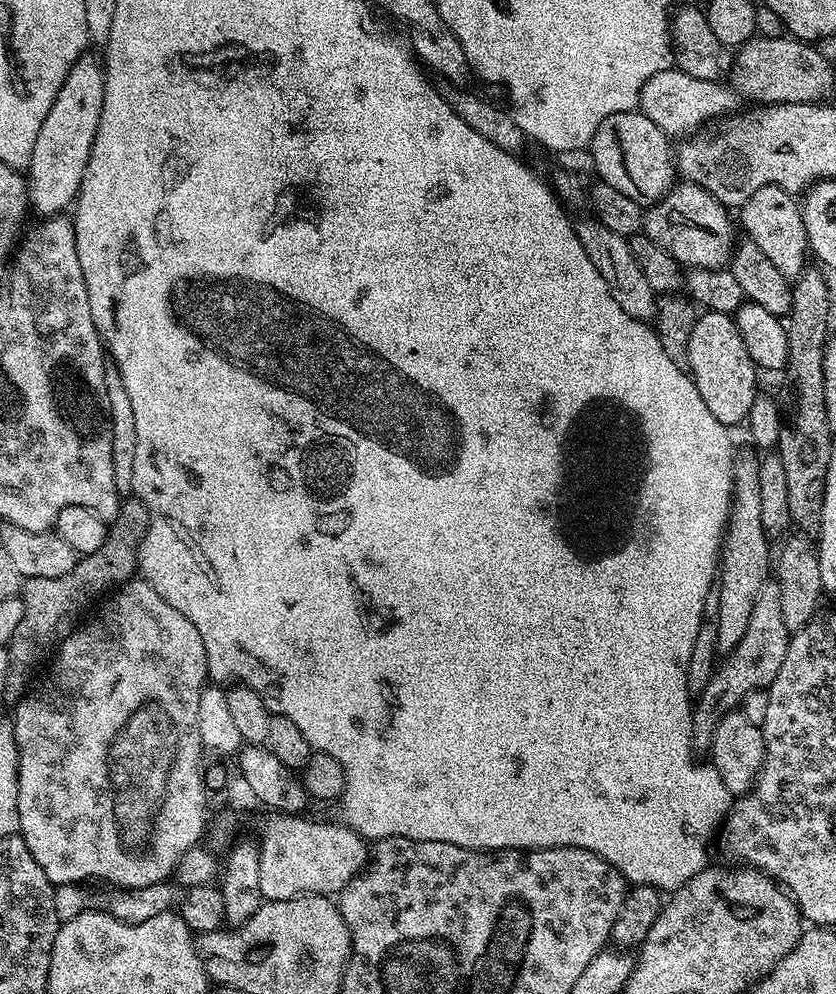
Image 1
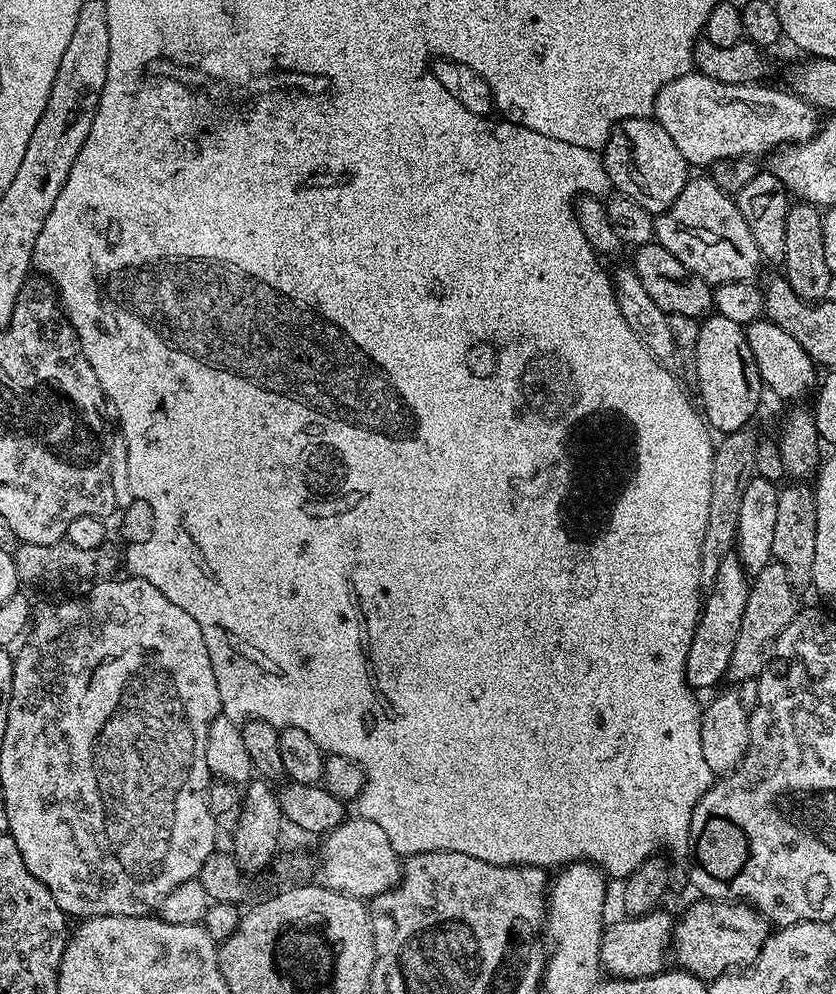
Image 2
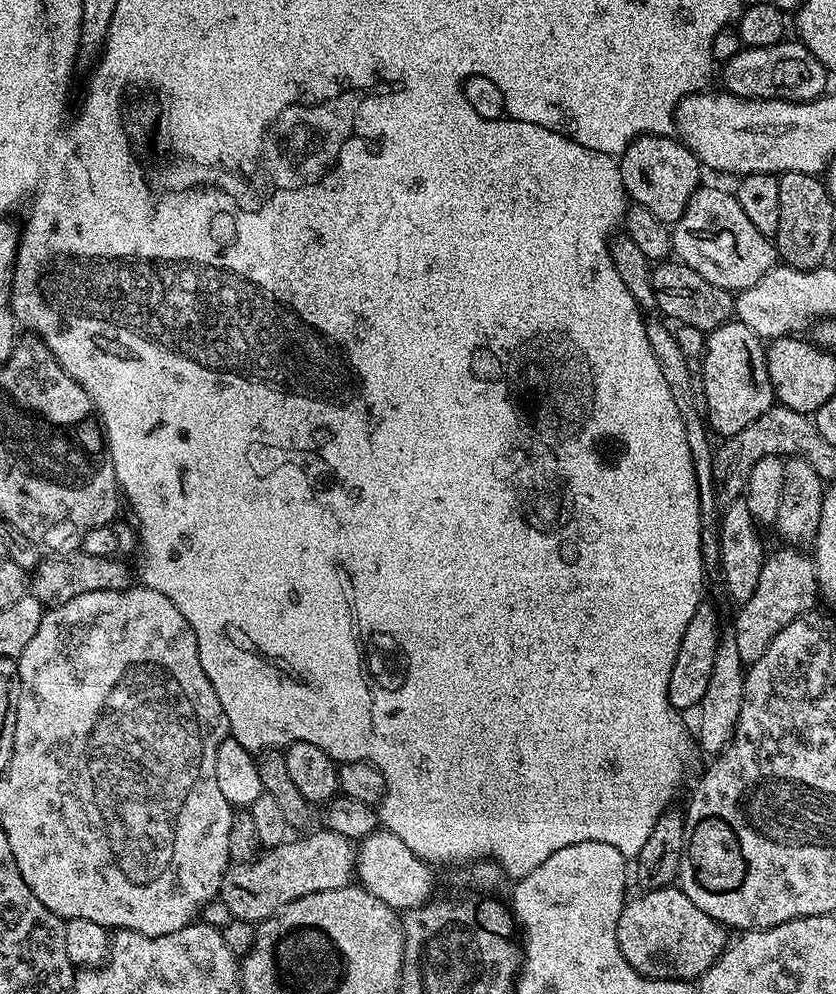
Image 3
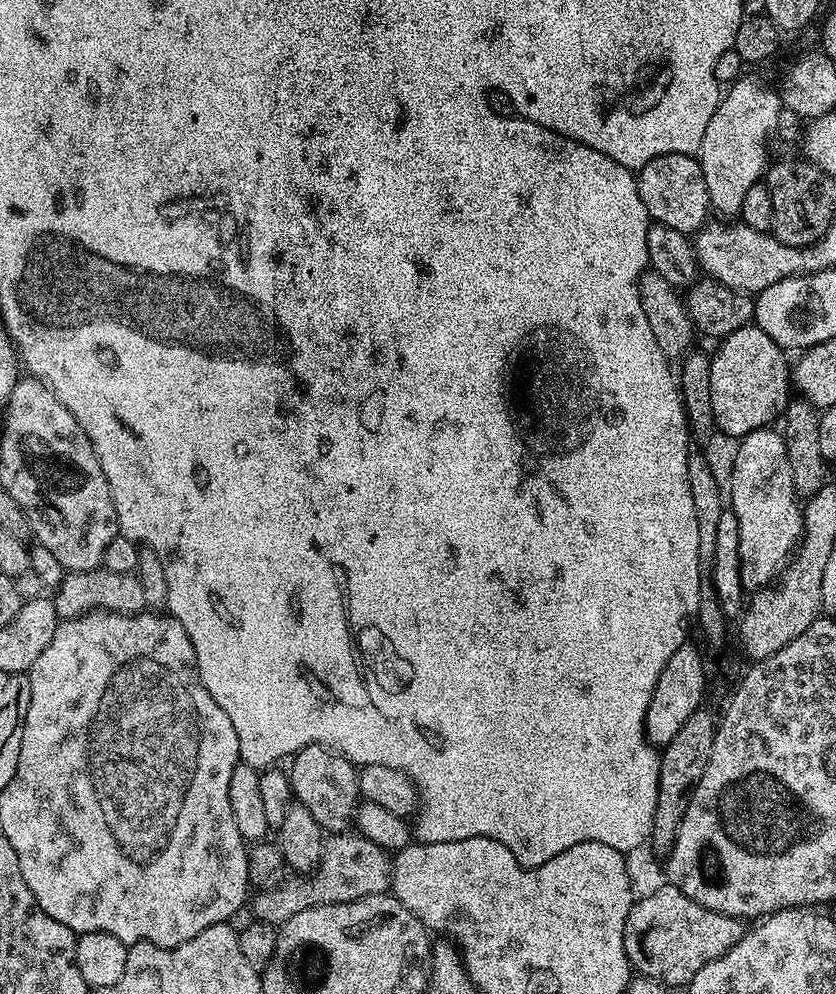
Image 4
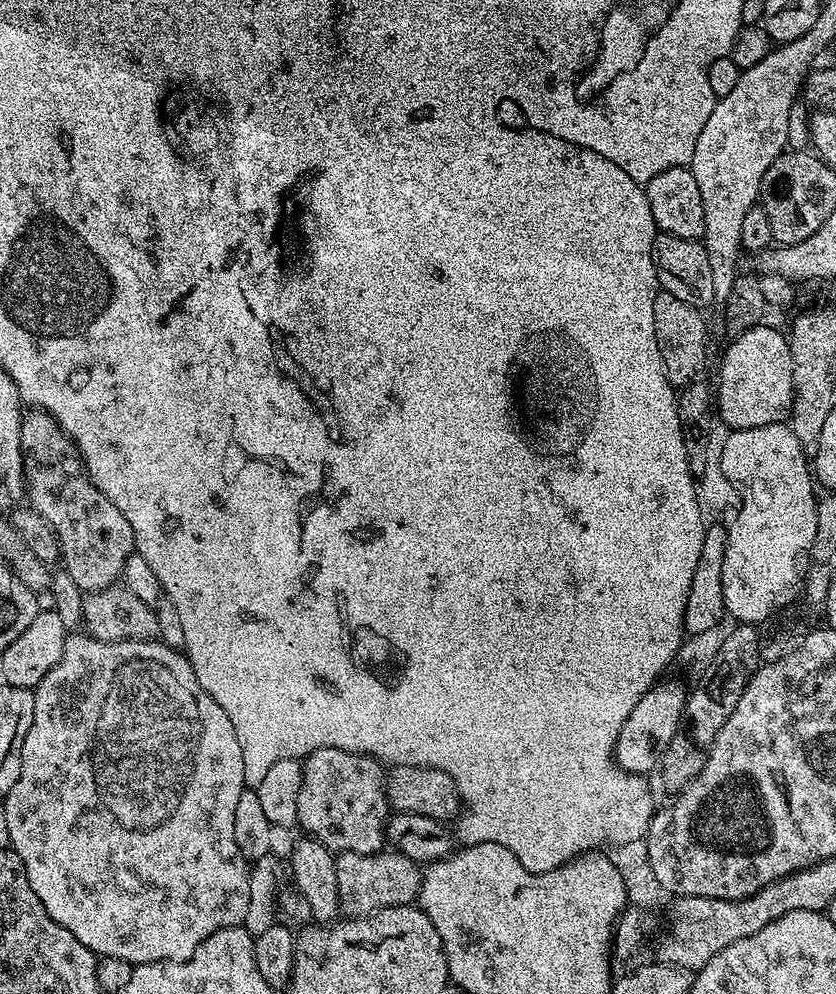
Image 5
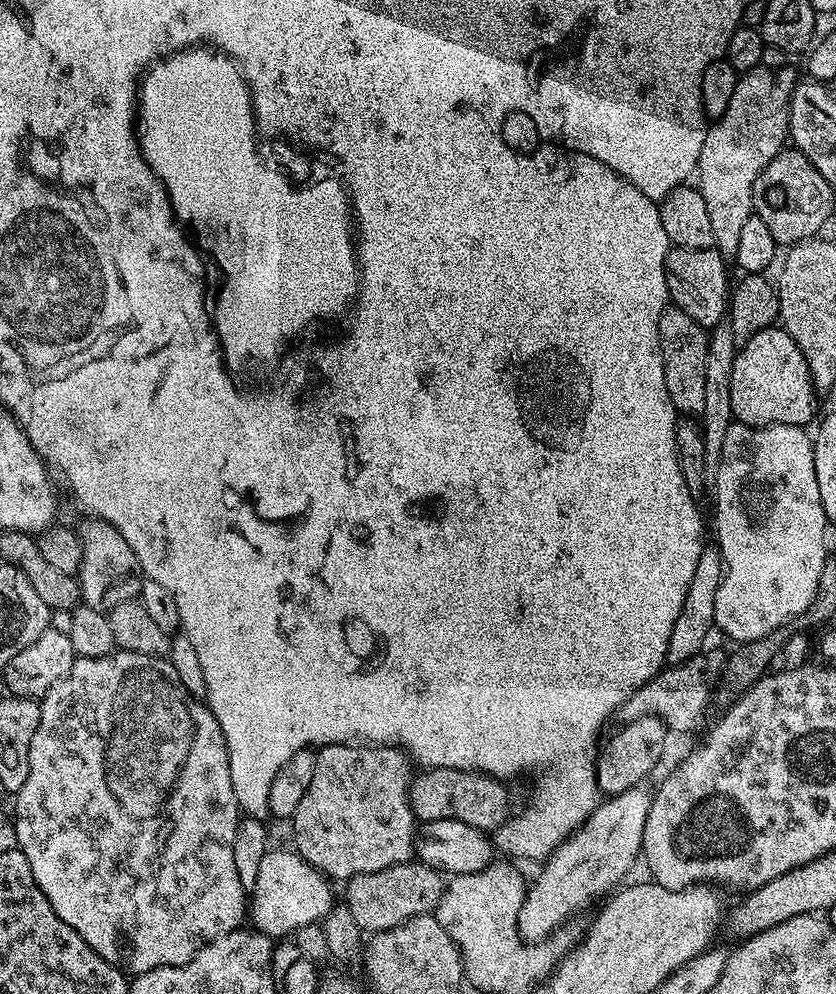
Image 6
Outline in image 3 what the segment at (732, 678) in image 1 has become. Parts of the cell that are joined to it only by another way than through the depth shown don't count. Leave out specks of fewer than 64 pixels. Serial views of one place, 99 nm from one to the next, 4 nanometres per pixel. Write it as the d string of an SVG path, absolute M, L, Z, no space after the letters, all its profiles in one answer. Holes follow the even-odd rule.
M780 546L777 552L769 551L758 574L758 586L745 604L739 605L734 631L738 642L738 654L745 665L750 665L770 646L772 639L783 628L790 626L794 618L811 612L818 604L816 562L807 551L796 546ZM817 600L817 604L816 604Z

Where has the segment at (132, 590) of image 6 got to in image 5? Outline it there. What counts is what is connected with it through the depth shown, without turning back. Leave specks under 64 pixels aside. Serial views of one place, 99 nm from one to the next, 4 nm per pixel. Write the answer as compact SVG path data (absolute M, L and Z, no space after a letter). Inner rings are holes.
M32 410L29 413L20 422L27 503L38 514L42 514L42 518L46 518L46 522L50 522L50 526L56 531L62 568L74 578L82 593L101 592L104 588L111 588L123 577L126 558L136 552L134 530L130 522L126 522L126 514L122 514L122 510L118 510L118 506L111 504L106 494L102 494L98 486L94 486L94 482L84 471L84 459L80 457L80 451L75 442L60 429L59 422L49 412Z

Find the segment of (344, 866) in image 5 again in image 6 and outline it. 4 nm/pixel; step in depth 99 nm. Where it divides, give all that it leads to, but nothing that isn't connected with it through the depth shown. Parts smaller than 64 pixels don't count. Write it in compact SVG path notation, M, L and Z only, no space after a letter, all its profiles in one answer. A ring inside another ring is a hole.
M409 862L347 881L343 903L350 914L354 914L354 922L358 922L361 933L375 934L404 924L415 916L429 915L438 906L445 887L445 877L431 866Z

